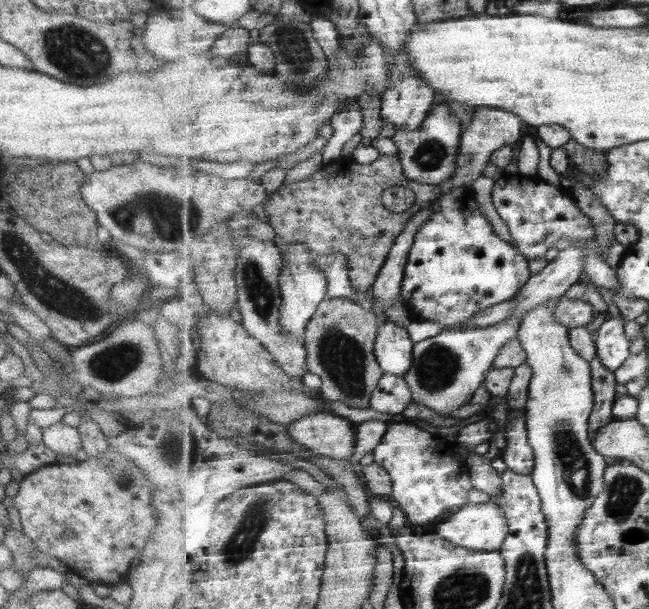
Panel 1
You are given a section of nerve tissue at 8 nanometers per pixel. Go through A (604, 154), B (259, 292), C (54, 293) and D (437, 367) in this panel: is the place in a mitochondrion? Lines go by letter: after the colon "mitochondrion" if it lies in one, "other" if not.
A: other
B: mitochondrion
C: mitochondrion
D: mitochondrion

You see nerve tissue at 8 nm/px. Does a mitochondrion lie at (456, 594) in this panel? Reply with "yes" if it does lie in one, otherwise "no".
yes

